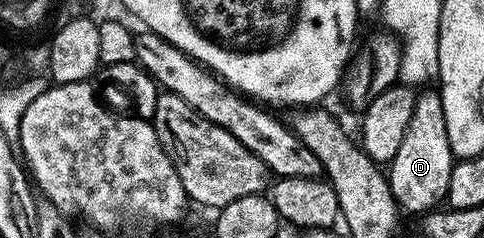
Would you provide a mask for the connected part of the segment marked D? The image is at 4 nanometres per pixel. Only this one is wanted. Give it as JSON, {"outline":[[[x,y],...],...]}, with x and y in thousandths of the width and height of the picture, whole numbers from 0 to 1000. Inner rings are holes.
{"outline":[[[901,382],[878,387],[853,424],[853,487],[845,504],[841,546],[833,563],[833,597],[824,597],[824,630],[816,664],[800,693],[804,794],[820,836],[822,878],[876,899],[901,878],[903,857],[928,815],[932,714],[940,660],[924,597],[924,529],[915,496],[911,408]]]}

